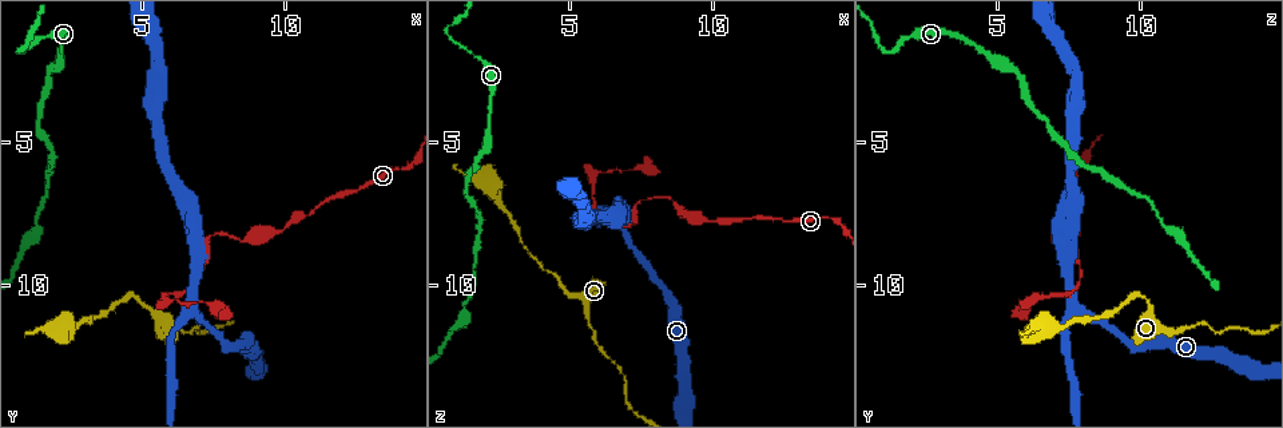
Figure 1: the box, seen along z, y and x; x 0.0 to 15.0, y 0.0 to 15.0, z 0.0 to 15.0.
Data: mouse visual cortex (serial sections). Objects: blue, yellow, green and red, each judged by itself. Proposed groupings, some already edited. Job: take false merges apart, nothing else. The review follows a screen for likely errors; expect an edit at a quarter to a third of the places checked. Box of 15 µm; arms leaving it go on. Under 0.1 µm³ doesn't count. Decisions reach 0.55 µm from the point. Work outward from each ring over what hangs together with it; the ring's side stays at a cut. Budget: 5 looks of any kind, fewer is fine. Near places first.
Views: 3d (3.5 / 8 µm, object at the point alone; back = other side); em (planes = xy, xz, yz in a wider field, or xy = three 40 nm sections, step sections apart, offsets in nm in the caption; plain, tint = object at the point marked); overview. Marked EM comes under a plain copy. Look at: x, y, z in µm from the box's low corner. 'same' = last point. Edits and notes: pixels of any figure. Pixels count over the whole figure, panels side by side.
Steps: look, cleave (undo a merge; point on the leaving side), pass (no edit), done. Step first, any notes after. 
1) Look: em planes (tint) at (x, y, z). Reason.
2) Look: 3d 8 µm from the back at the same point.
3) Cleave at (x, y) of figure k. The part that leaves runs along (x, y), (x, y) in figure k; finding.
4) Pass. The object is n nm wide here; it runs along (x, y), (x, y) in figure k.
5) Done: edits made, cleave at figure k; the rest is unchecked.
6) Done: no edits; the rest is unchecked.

Look: 3d 3.5 µm from the back at (7.2, 8.4, 7.3). Thick turns thin.

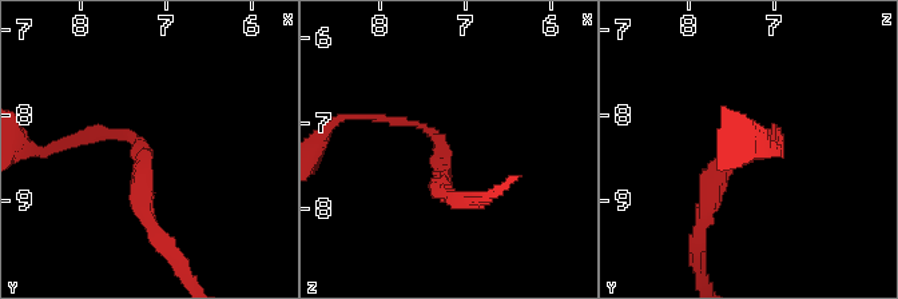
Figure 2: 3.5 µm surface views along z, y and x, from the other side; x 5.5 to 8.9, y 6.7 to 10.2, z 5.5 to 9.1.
Look: em xy step 2 (tint) at (7.30, 8.40, 7.35). Now the EM.

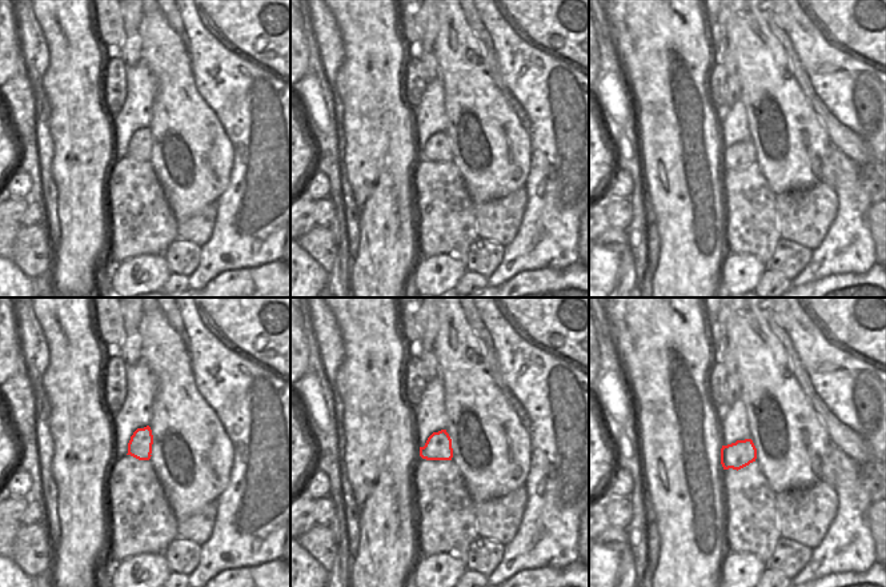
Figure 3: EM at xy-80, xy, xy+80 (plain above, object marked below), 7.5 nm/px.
Look: em xy step 3 (tint) at the same point. Cut it another way.

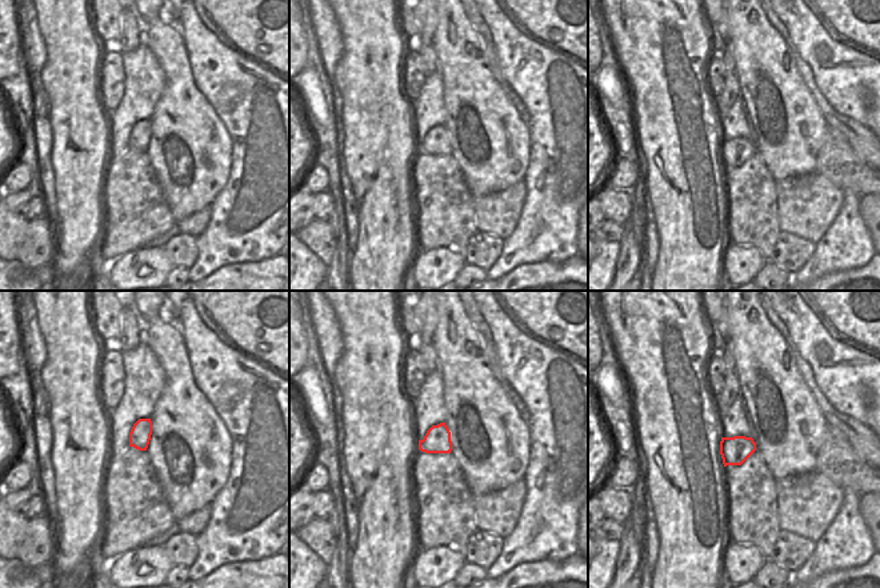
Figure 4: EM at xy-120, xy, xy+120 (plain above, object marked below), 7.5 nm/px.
Pass. The arms are 150, 250 nm wide; it runs along (779, 139), (727, 159), (703, 220) in figure 2; one cell here.

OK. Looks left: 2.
Look: 3d 3.5 µm at (5.2, 10.8, 10.3). Thick turns thin.

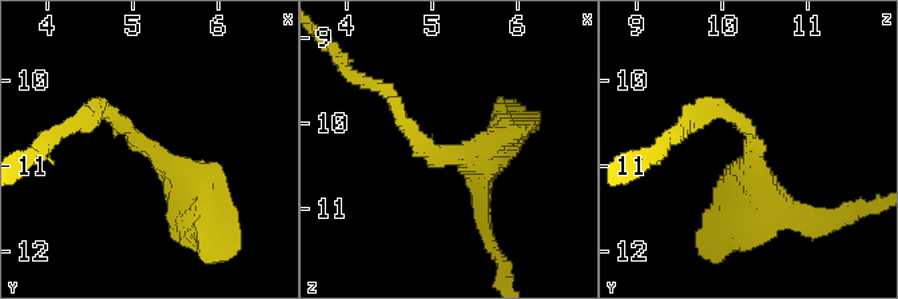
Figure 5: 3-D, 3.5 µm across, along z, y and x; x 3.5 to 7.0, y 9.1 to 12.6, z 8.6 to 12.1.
Look: em xy step 1 (tint) at (5.15, 10.80, 10.40). The arms are 200, 350 nm wide.

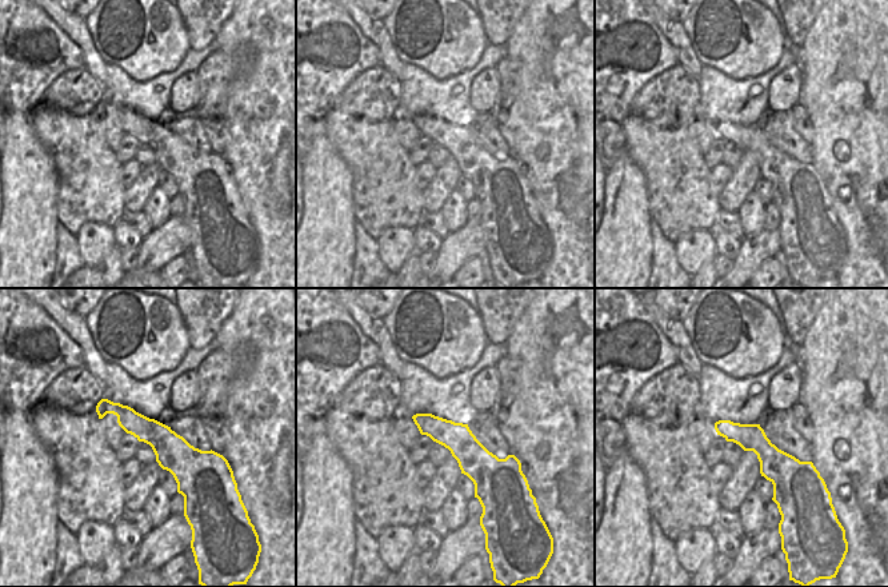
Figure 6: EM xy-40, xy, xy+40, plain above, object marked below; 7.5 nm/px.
Pass. It runs along (203, 208), (150, 147), (96, 110) in figure 5; continuous, no second cell.

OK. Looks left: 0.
Done: no edits; the rest is unchecked.

